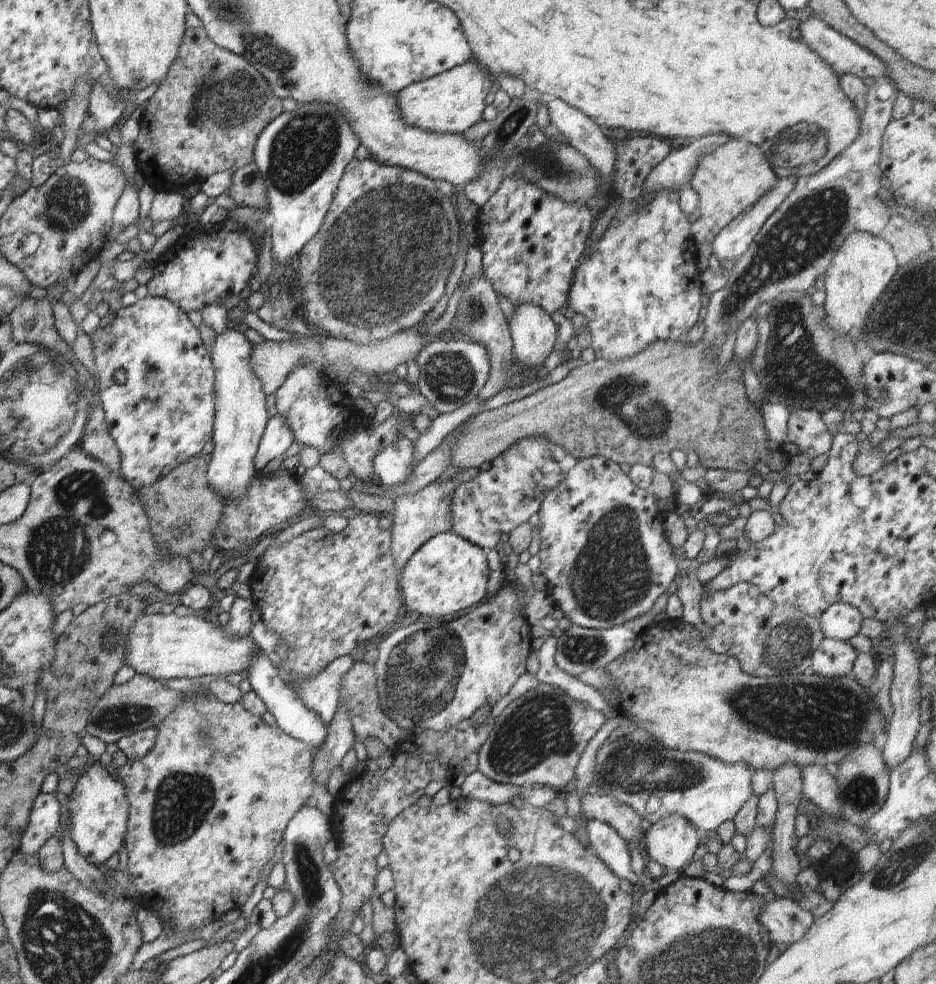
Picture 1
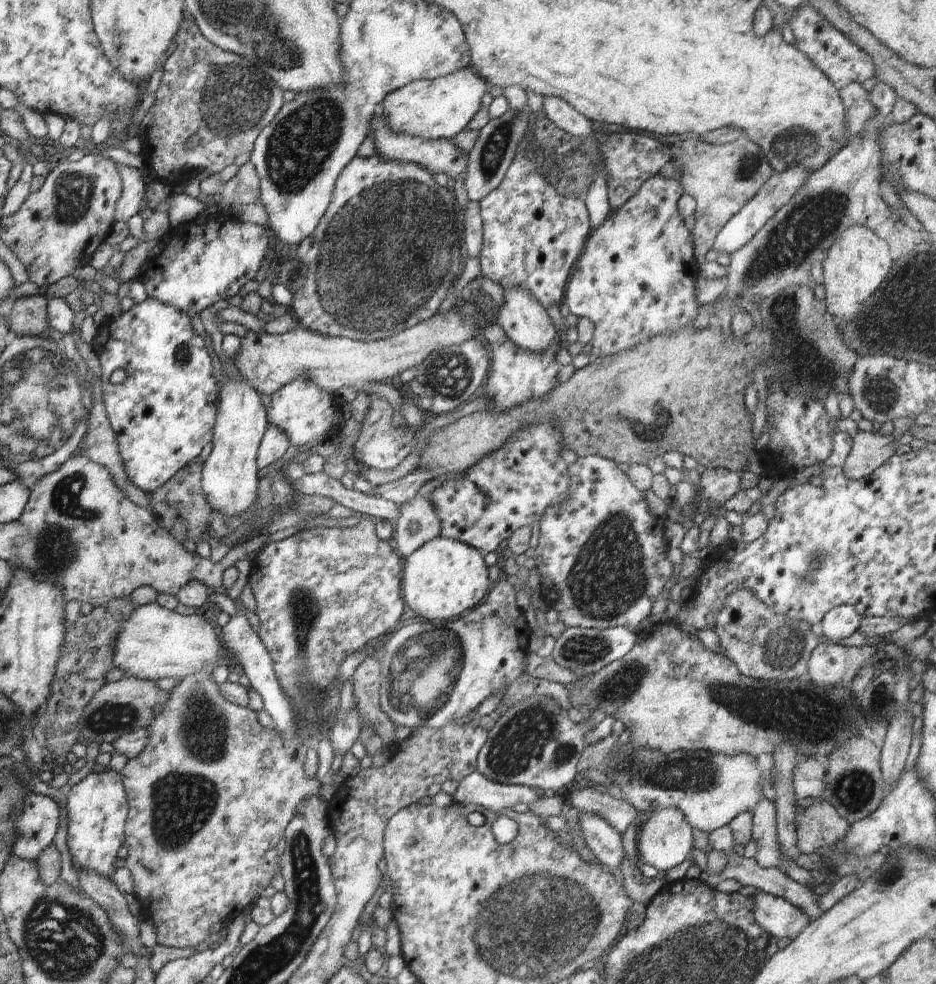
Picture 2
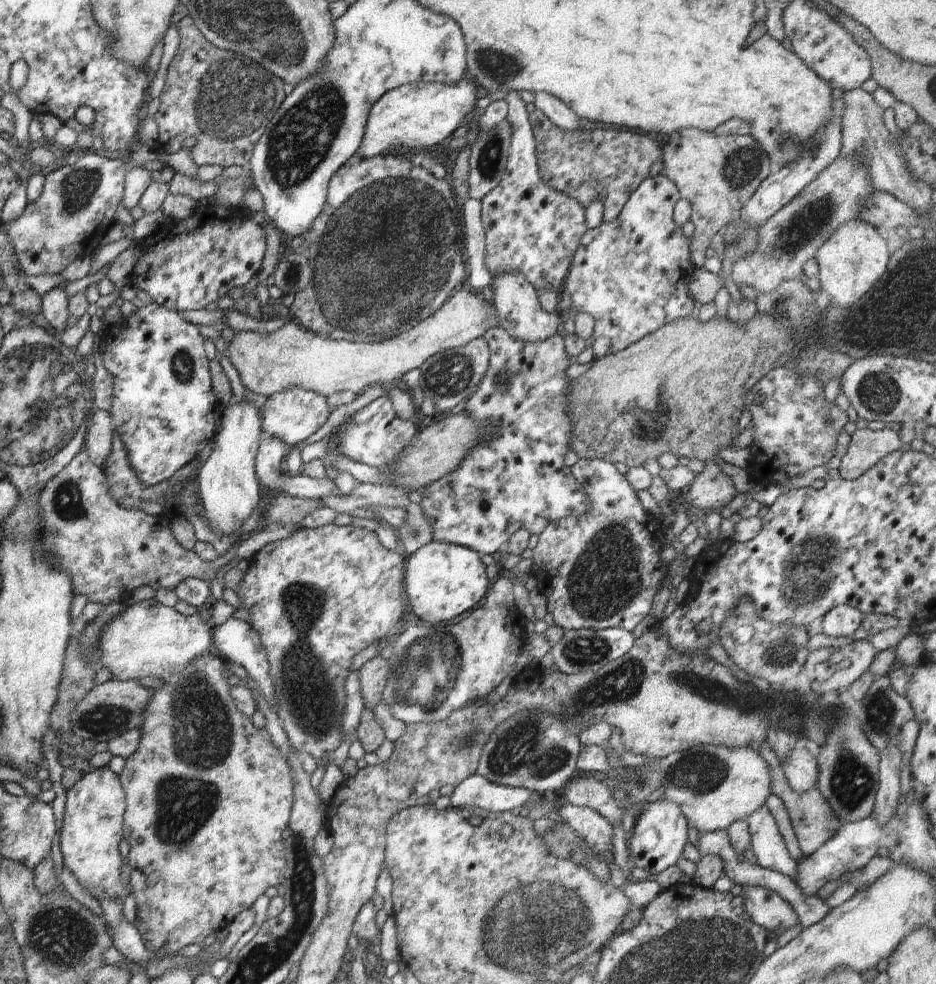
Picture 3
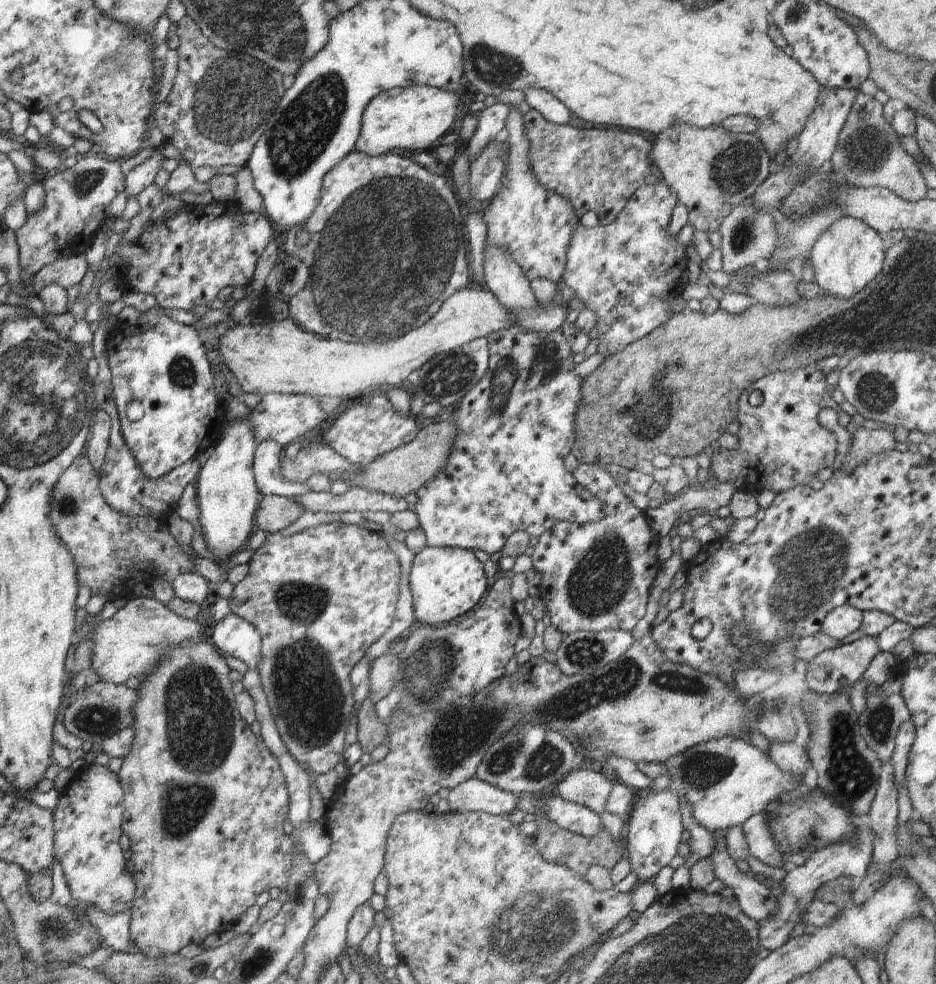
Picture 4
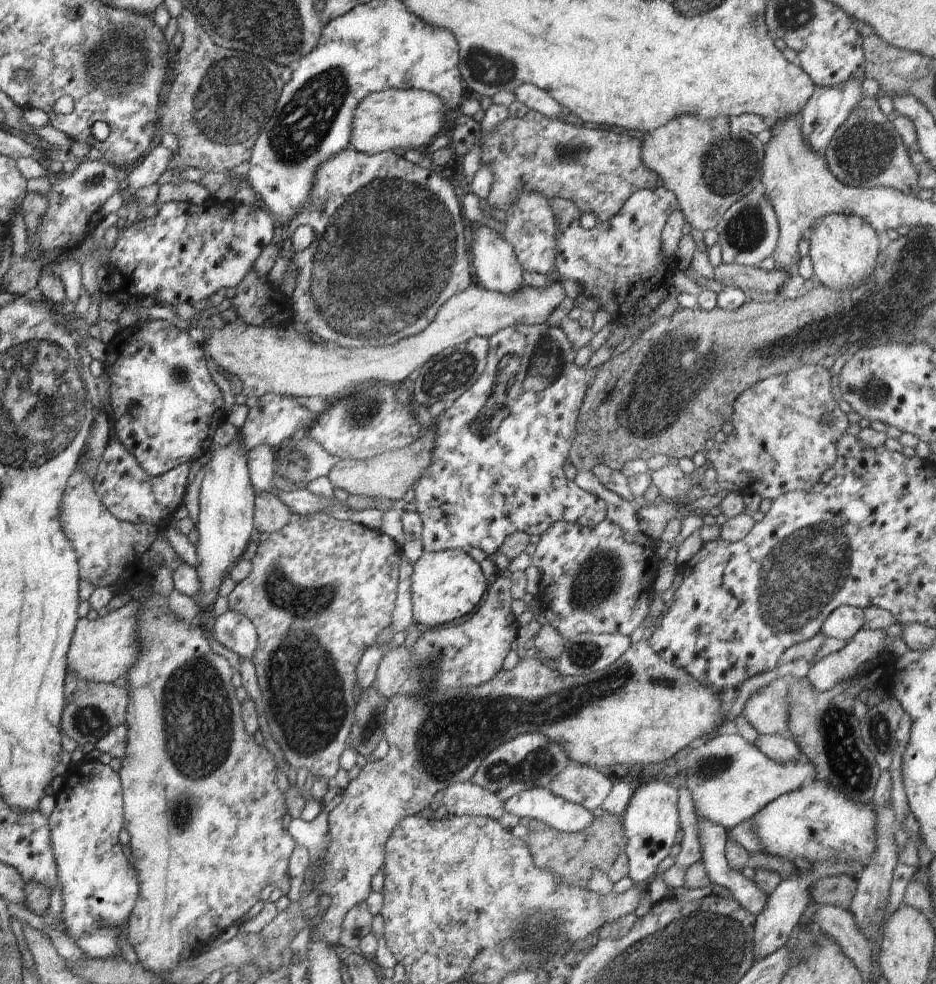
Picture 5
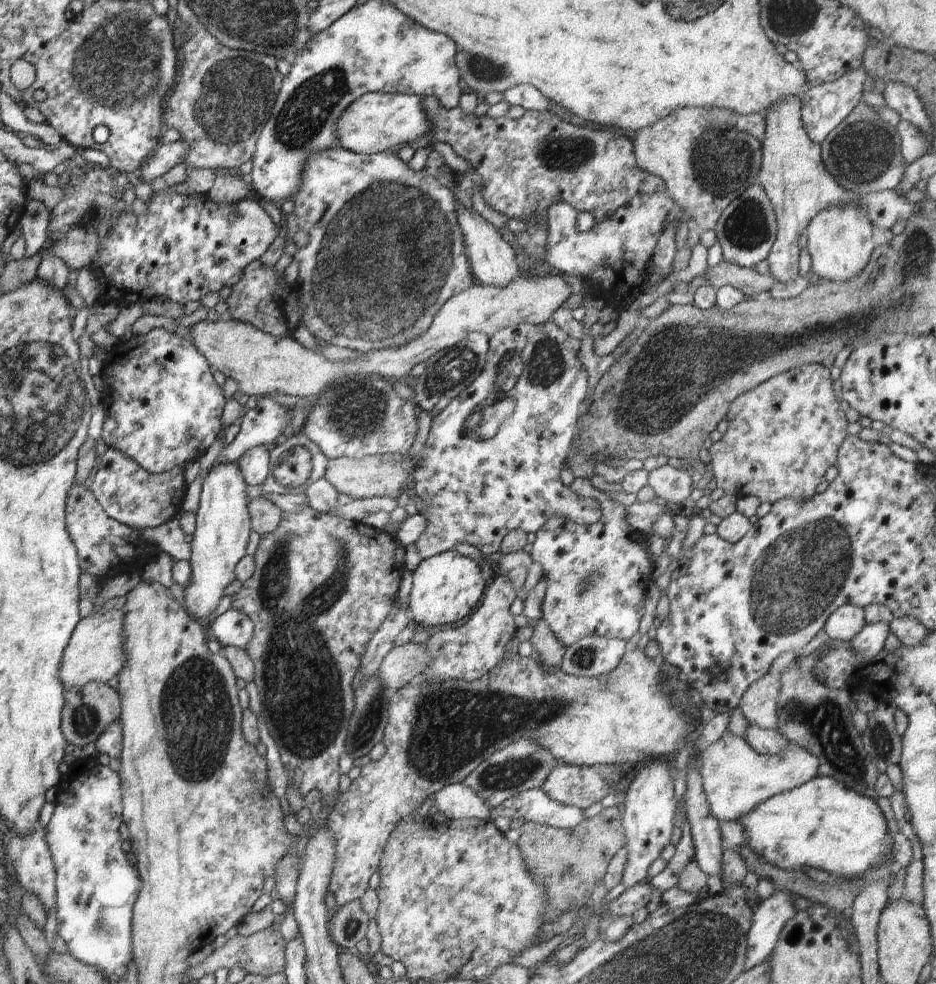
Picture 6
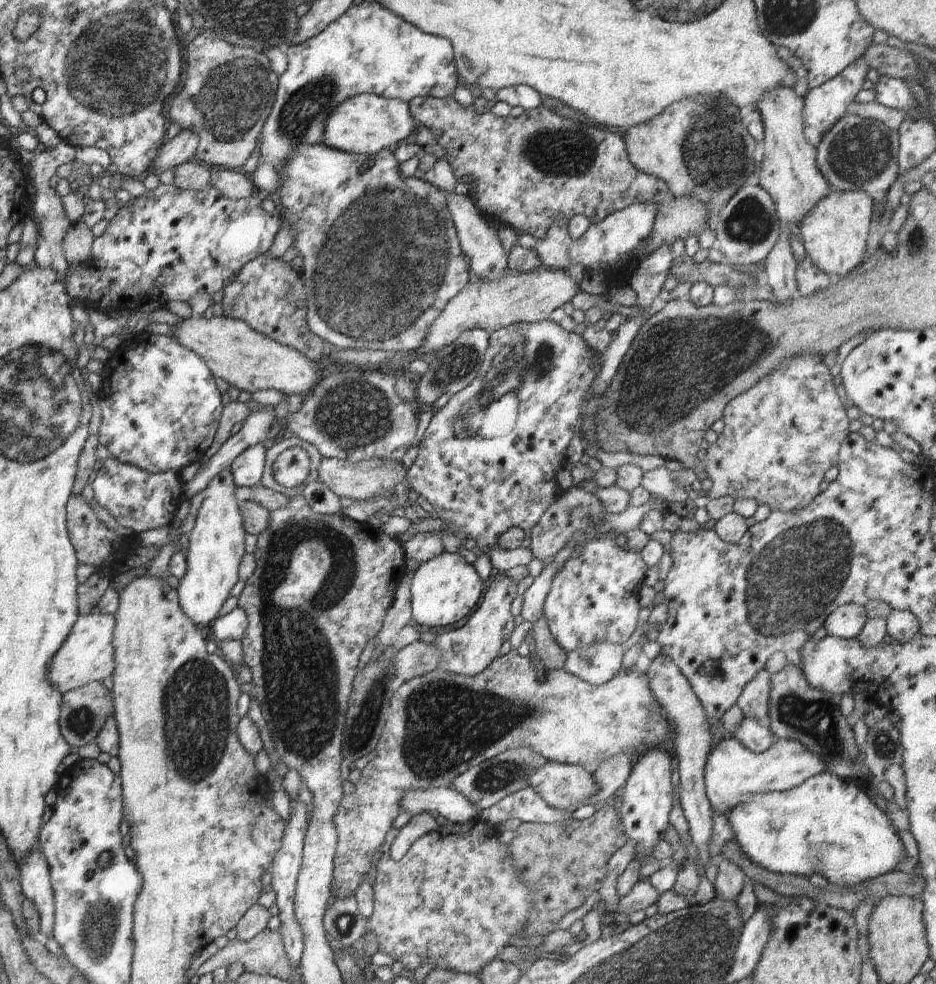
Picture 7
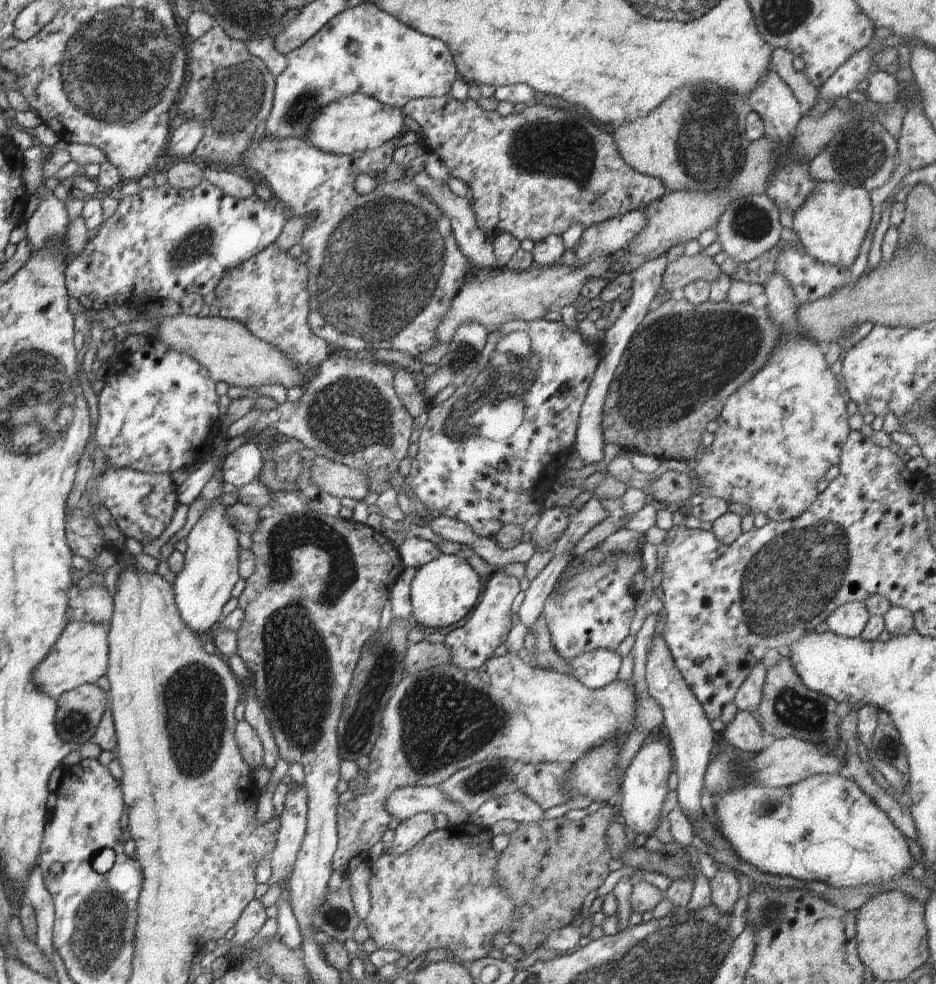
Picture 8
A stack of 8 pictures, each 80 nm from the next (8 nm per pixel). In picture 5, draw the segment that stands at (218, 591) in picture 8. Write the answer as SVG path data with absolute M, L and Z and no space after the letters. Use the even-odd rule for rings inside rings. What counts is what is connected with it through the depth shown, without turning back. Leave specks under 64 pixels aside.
M234 440L224 448L215 448L213 457L205 466L205 476L199 495L198 528L199 541L195 545L198 564L195 566L200 581L200 590L193 596L200 611L216 602L218 587L228 577L228 572L242 558L250 536L254 532L253 510L258 493L250 482L247 452Z

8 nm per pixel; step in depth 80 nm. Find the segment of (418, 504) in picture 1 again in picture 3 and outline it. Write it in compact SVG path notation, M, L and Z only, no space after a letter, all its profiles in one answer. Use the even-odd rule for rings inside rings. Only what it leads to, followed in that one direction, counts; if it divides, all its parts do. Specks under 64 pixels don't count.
M411 502L405 510L407 519L405 525L397 530L397 537L402 544L405 556L409 556L432 541L432 532L431 522L426 520L420 505Z

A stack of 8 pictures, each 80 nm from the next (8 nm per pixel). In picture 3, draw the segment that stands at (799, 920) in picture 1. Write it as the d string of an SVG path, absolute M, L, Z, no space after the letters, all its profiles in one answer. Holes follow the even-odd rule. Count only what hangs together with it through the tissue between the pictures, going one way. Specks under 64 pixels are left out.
M754 885L741 886L743 905L756 924L780 934L800 923L795 910L773 890Z

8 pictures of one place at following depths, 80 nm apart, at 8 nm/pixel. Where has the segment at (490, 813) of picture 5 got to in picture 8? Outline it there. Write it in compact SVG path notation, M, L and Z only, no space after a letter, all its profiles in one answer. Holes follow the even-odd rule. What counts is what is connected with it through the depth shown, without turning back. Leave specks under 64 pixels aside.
M435 786L394 789L385 802L385 809L401 821L423 812L429 812L432 816L442 812L452 825L466 823L469 817L460 805L448 796L445 797Z

